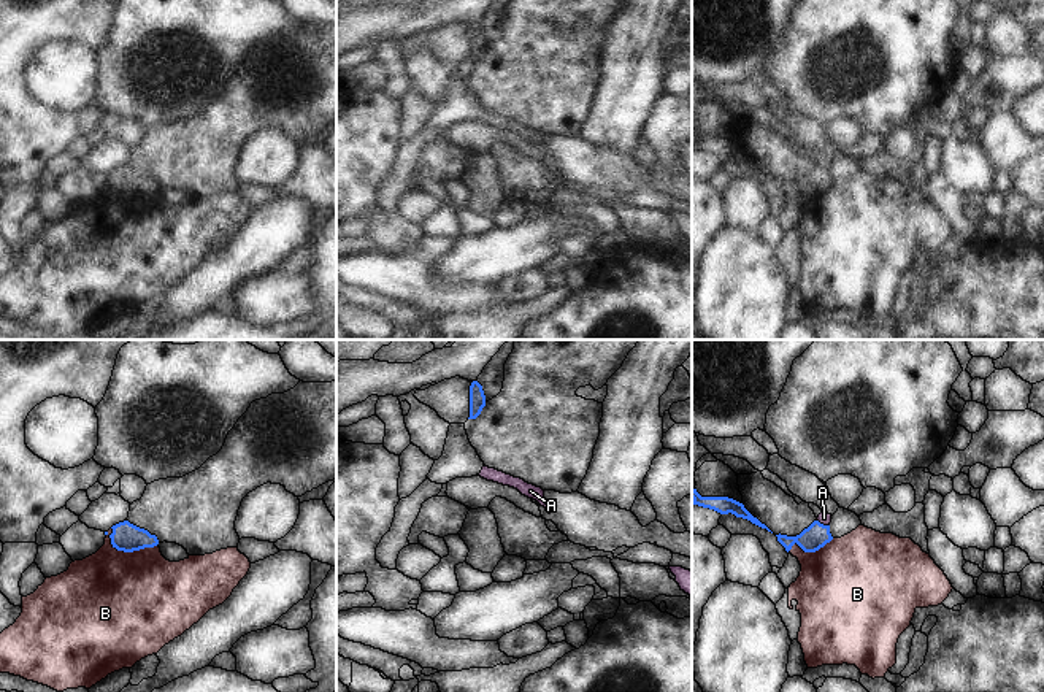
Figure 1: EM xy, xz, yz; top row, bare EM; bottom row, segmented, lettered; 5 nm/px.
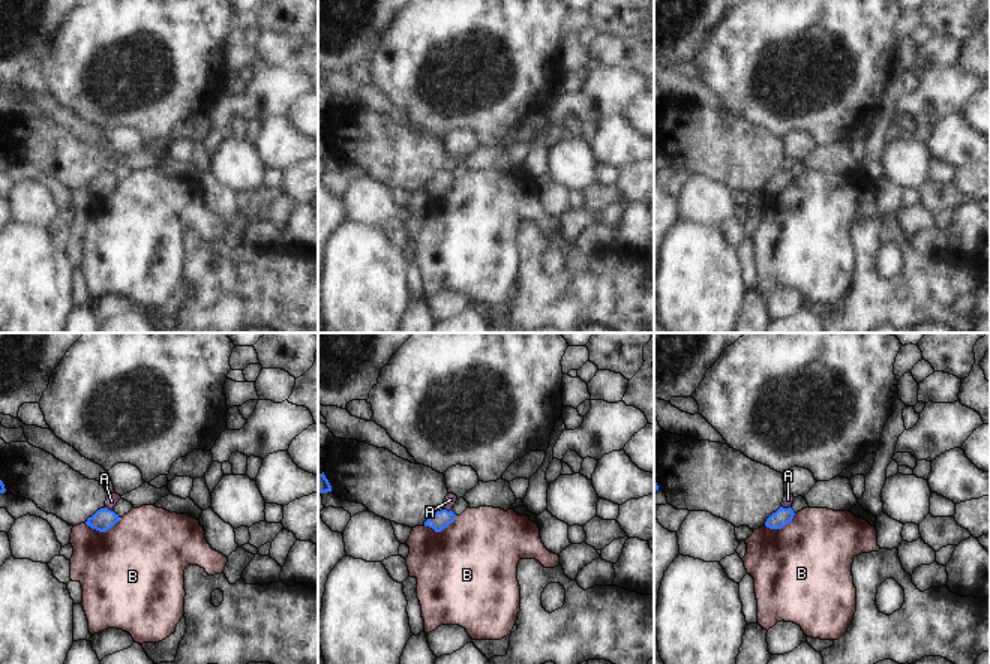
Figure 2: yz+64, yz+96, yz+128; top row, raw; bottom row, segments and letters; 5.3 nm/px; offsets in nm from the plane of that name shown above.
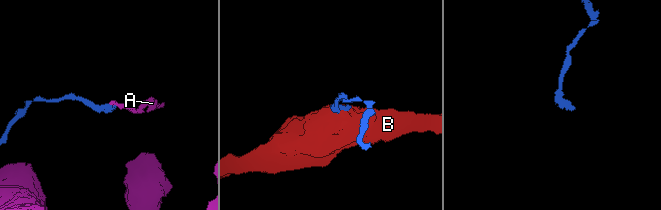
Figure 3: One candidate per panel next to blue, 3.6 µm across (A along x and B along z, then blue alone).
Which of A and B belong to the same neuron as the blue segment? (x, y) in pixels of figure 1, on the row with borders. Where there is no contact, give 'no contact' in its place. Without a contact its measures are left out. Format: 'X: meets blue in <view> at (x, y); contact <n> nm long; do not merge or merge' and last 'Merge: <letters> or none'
A: meets blue in yz at (822, 524); contact 70 nm long; merge
B: meets blue in xy at (129, 551); contact 260 nm long; do not merge
Merge: A

